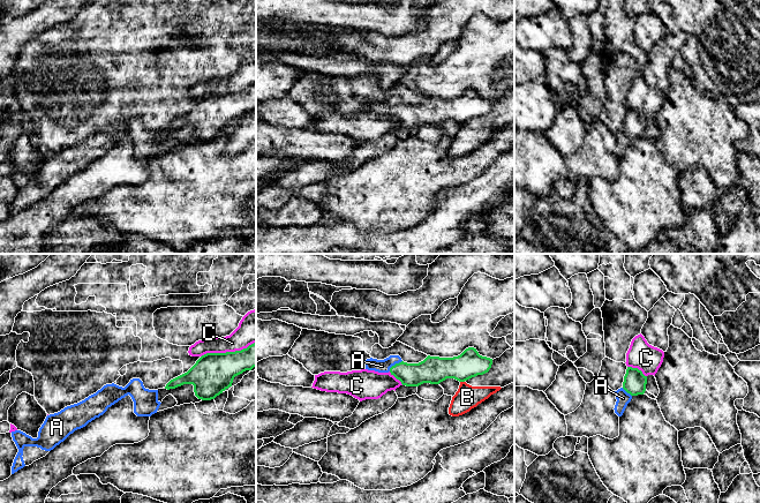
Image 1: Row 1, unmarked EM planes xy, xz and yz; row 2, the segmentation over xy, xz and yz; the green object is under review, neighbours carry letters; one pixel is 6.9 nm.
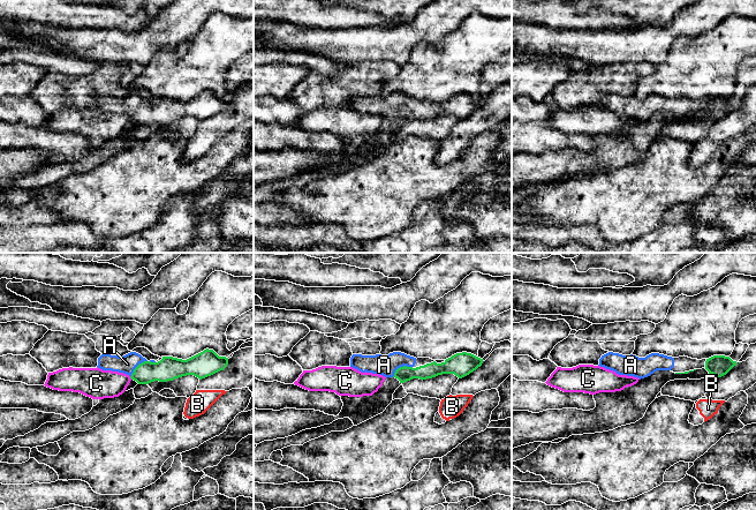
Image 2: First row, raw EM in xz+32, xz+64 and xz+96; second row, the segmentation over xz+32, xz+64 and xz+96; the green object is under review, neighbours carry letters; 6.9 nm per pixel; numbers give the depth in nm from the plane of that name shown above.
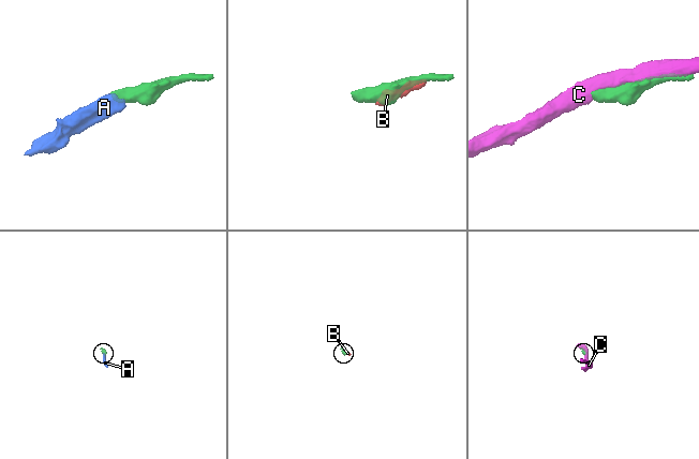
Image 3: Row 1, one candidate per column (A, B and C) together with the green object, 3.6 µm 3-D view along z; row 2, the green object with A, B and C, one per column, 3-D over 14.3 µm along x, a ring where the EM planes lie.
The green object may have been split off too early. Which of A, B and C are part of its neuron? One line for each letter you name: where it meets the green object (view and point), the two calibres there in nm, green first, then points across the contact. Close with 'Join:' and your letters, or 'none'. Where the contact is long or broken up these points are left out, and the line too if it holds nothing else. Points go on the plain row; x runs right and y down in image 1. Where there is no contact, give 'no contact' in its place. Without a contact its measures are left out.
A: contact xz (396, 105); calibres 180 and 100 nm; way xz (430, 112), (403, 112), (396, 105), (382, 107)
Join: A

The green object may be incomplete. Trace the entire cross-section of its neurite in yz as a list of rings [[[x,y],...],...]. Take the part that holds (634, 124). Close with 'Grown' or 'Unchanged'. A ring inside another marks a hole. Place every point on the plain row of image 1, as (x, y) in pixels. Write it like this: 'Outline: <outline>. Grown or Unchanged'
Outline: [[[627,108],[624,118],[623,128],[615,133],[616,147],[615,155],[622,158],[627,145],[633,137],[644,136],[646,133],[647,118],[638,110]]]. Grown

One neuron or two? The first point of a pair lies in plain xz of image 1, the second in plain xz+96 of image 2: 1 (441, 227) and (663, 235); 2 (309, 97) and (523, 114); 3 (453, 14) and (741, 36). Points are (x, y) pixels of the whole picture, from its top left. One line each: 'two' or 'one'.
1: one
2: two
3: two

